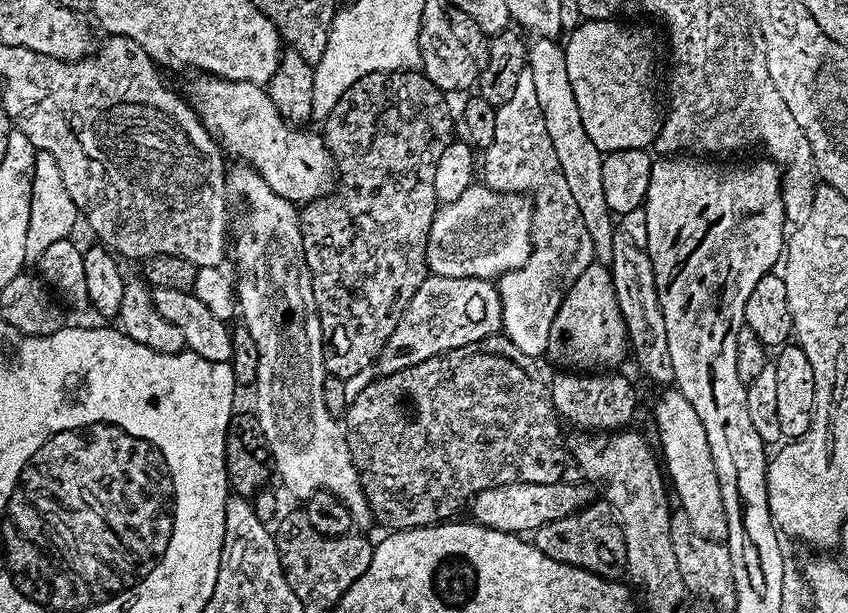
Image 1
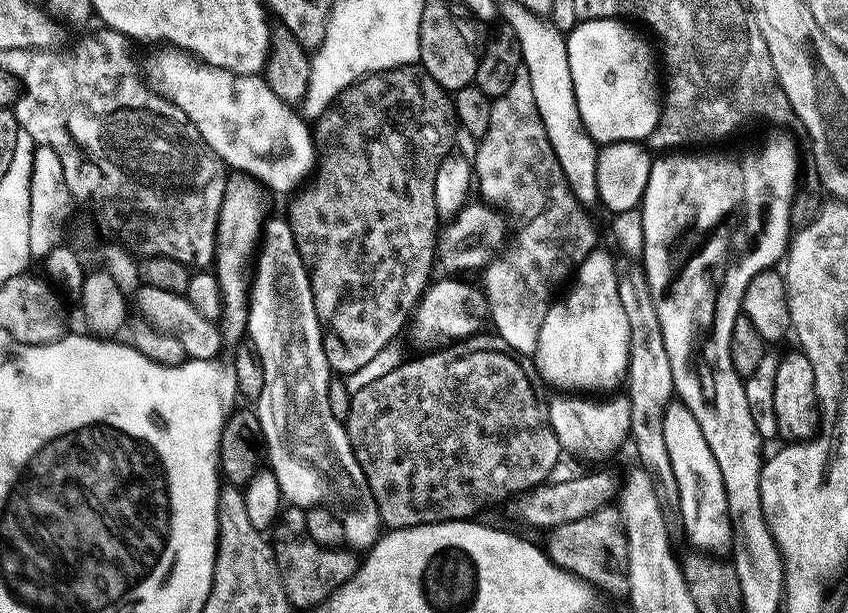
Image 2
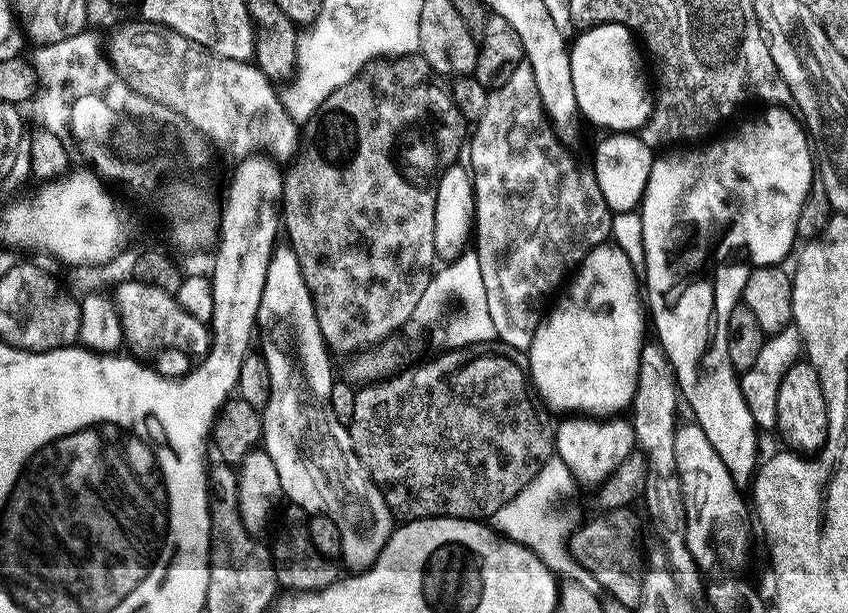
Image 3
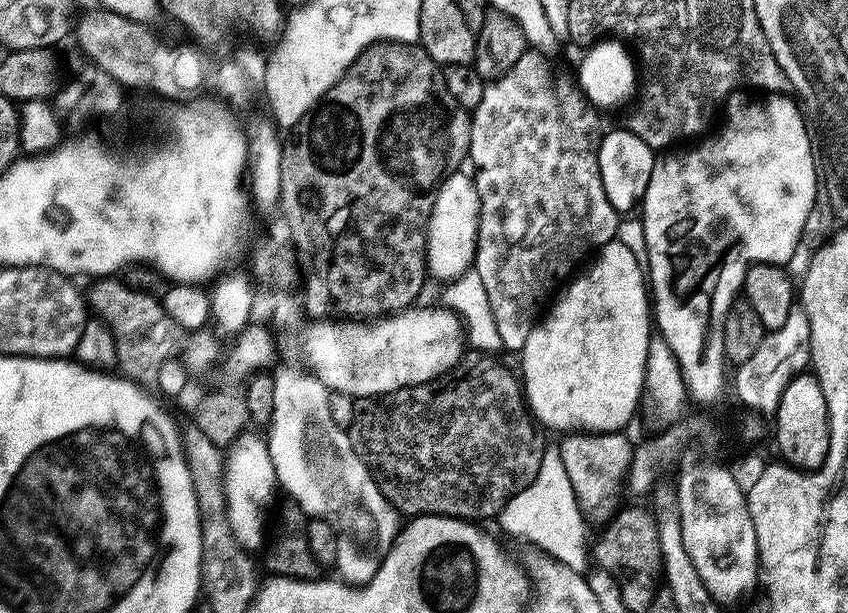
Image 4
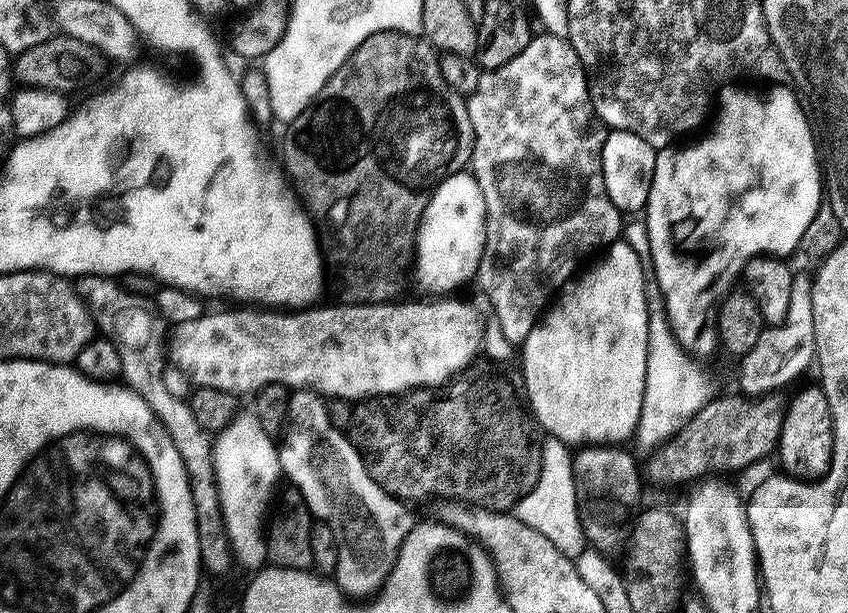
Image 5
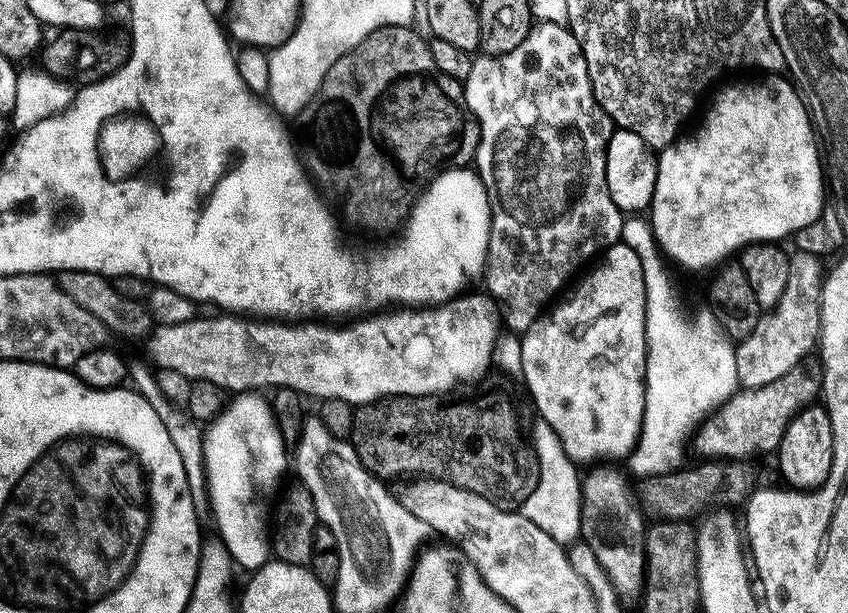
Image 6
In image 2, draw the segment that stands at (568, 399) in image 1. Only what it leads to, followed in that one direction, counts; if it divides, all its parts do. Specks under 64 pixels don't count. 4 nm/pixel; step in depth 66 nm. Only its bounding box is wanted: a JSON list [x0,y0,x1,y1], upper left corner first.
[546,395,631,462]

